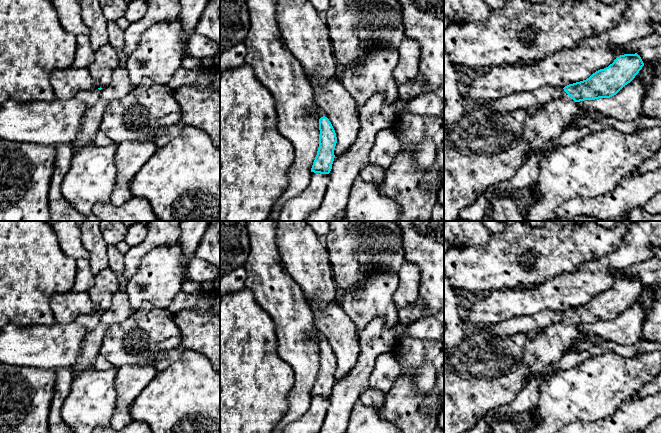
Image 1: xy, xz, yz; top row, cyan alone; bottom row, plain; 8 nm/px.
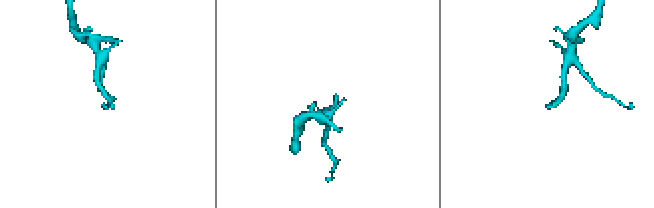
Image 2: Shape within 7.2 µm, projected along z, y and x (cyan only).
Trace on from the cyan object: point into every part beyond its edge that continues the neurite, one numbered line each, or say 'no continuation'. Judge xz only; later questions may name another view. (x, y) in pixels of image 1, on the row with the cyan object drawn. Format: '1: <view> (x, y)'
no continuation

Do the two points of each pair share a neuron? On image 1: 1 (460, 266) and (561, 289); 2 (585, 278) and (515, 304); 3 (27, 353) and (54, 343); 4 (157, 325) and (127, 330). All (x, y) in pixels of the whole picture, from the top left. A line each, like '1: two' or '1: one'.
1: two
2: one
3: one
4: one

